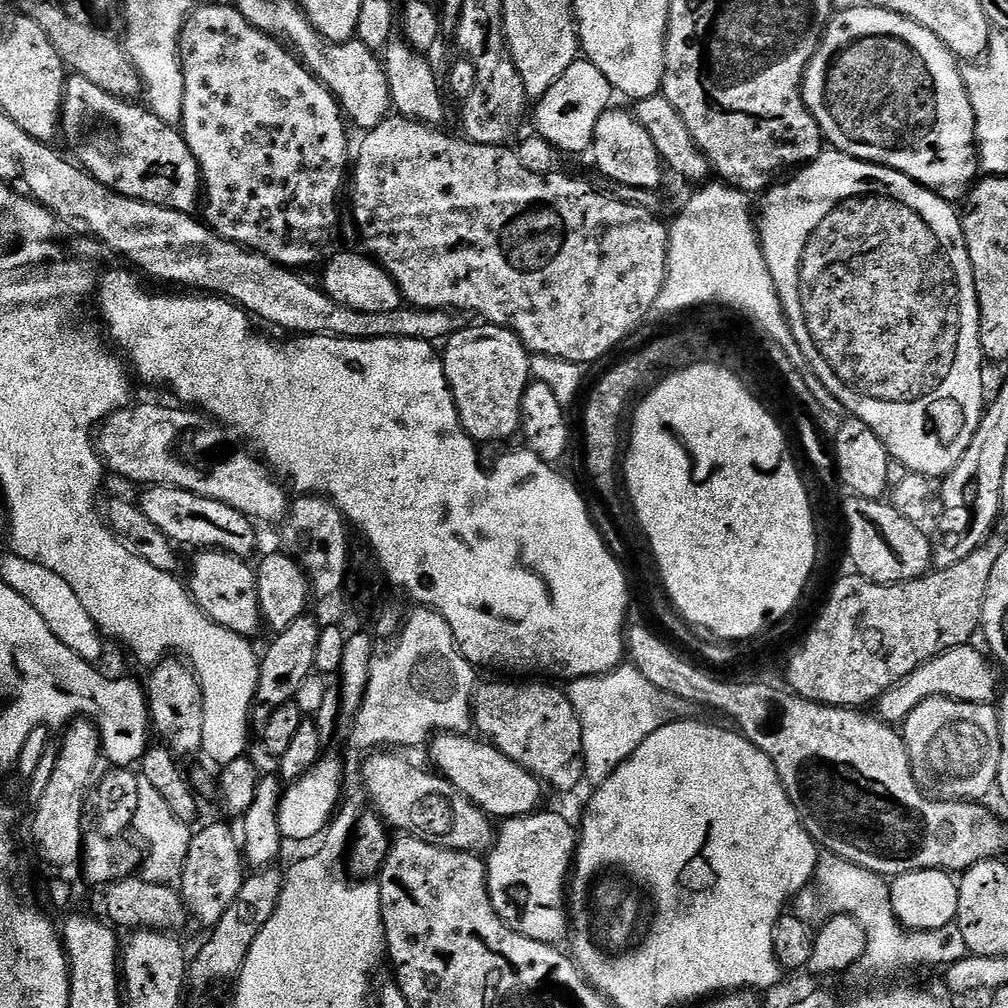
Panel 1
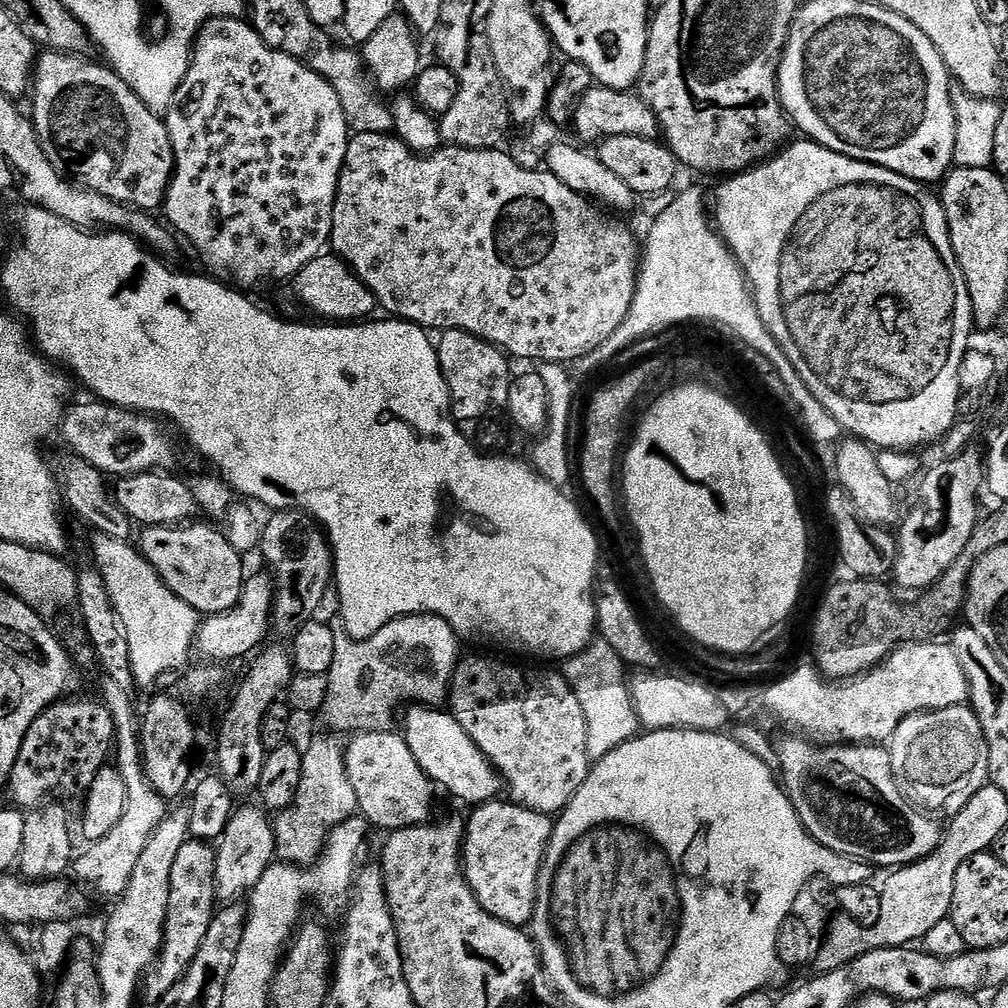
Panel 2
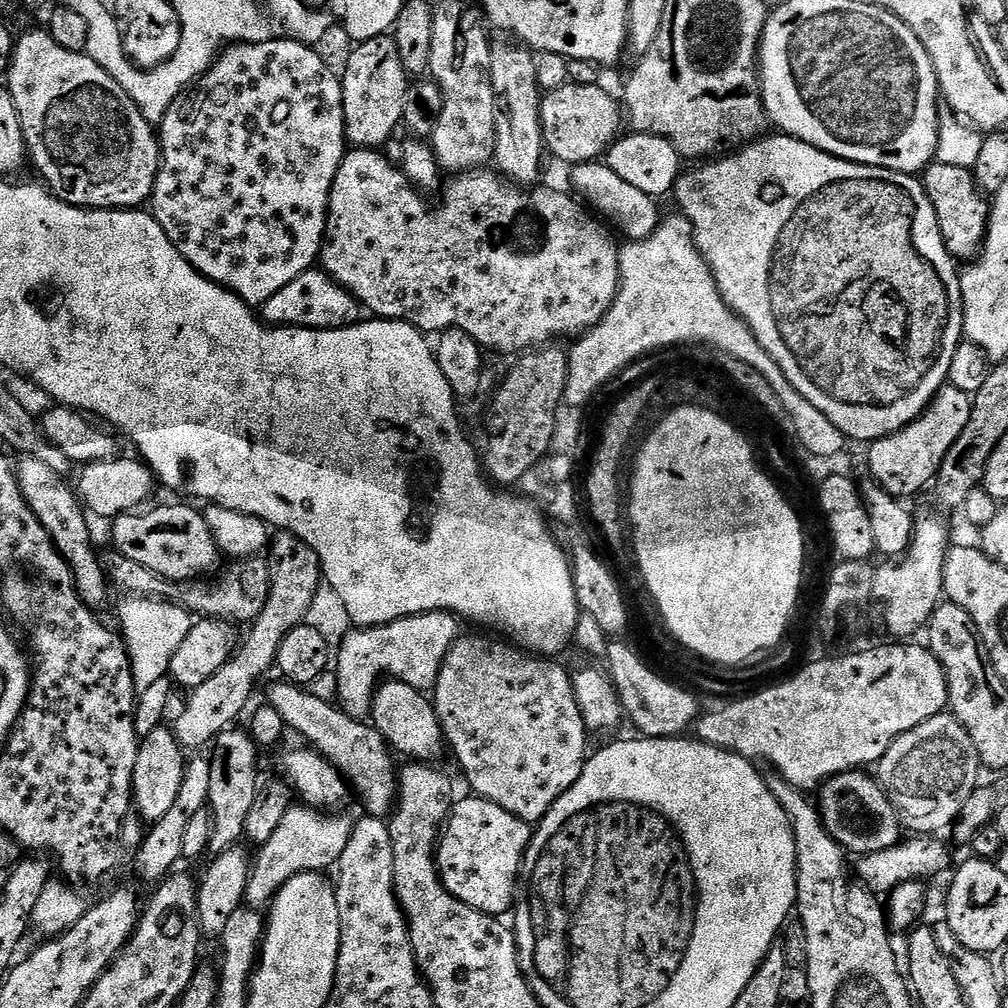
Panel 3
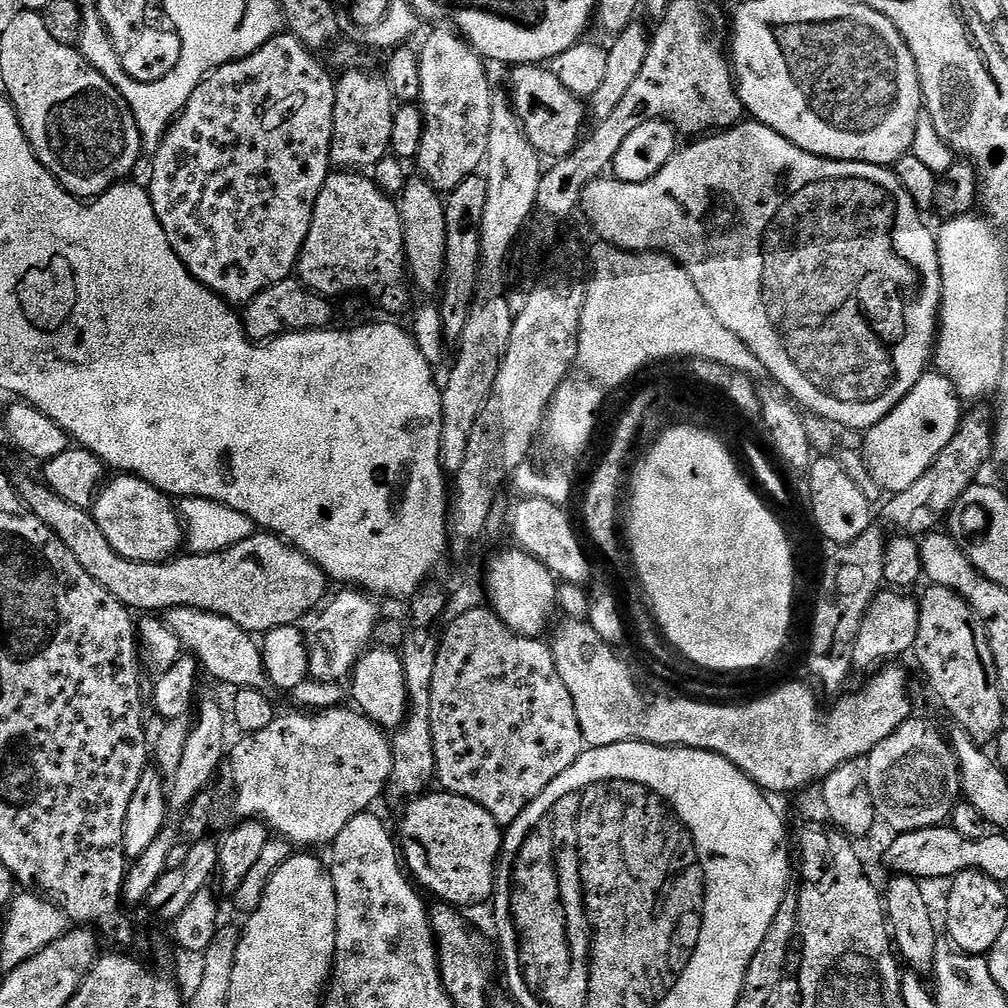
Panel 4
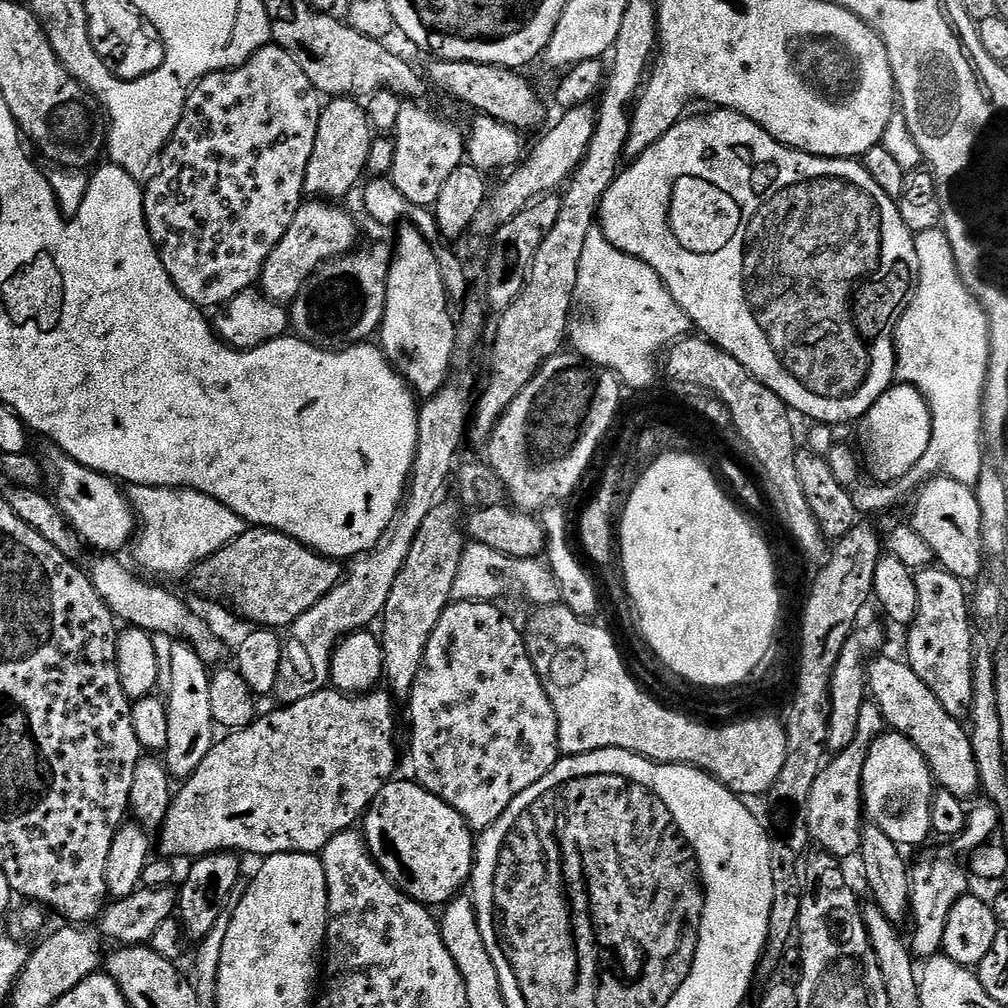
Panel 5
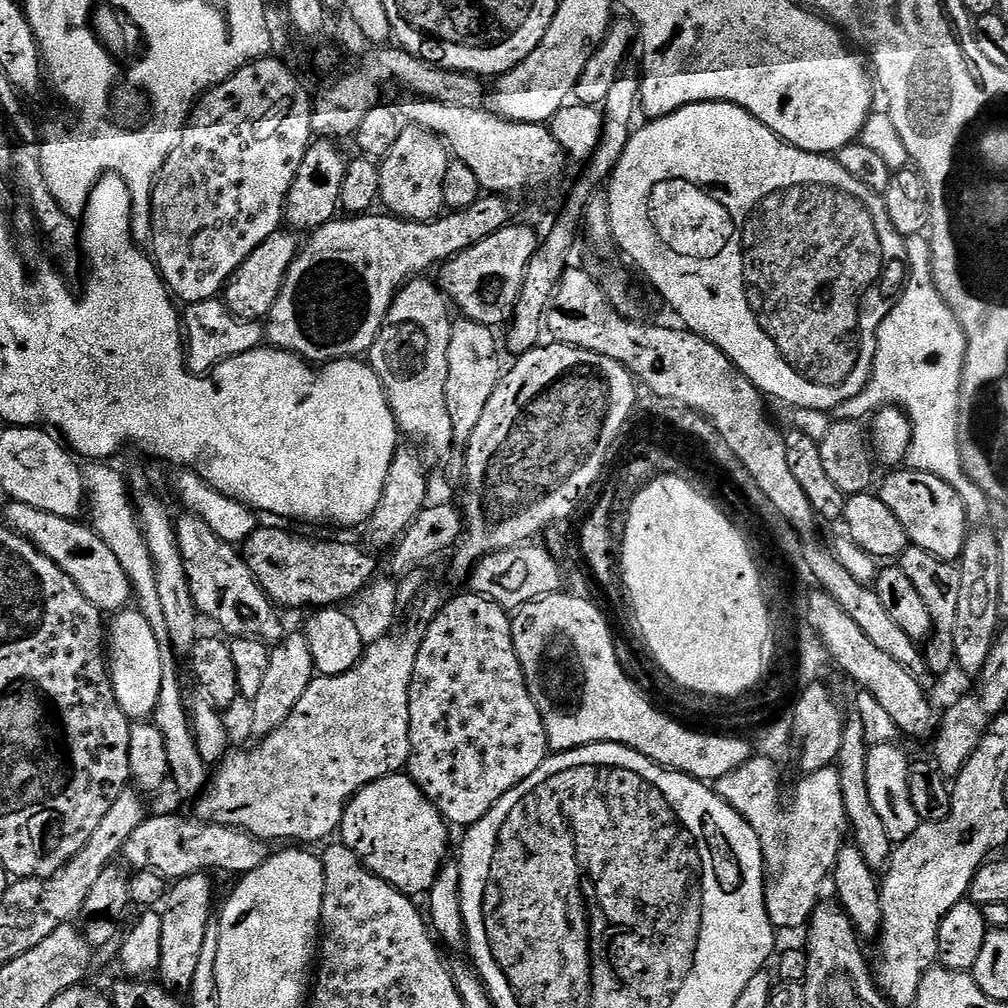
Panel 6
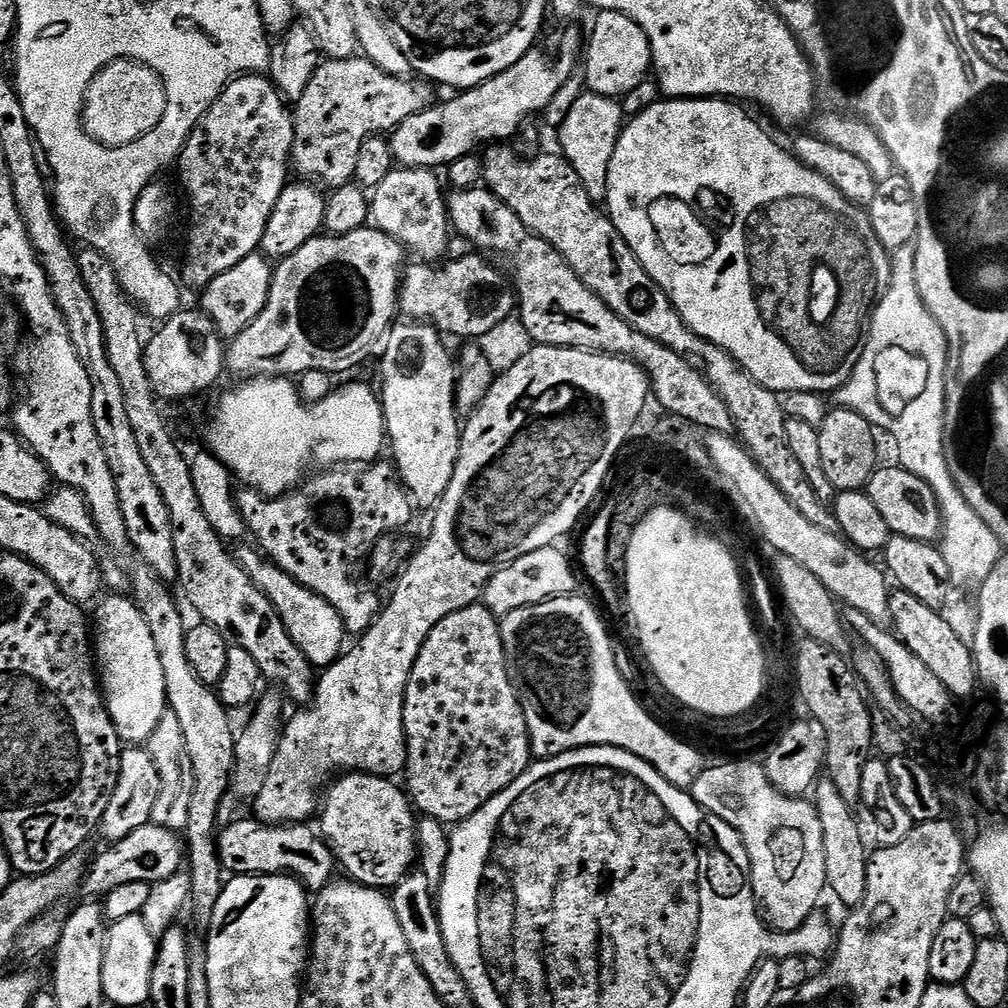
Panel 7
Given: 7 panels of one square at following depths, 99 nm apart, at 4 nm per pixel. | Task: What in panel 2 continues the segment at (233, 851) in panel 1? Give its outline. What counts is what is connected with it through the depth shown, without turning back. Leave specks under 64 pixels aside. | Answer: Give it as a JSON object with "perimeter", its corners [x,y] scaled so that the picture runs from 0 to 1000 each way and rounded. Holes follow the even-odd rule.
{"perimeter":[[[188,831],[179,845],[172,848],[171,859],[167,861],[168,880],[167,880],[167,920],[164,924],[163,938],[160,940],[159,951],[157,951],[153,965],[160,974],[162,979],[168,980],[178,975],[182,971],[184,964],[190,956],[195,944],[199,942],[200,935],[203,934],[204,927],[207,926],[210,918],[210,910],[214,898],[214,882],[212,874],[212,858],[214,858],[215,846],[213,842],[205,835]]]}

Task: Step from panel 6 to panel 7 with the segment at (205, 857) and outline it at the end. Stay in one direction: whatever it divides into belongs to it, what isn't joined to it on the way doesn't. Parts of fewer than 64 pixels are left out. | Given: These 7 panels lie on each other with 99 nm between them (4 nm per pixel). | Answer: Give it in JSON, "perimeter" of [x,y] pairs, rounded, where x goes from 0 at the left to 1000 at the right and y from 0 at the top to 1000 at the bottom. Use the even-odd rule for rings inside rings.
{"perimeter":[[[235,812],[228,817],[223,817],[217,822],[214,833],[214,843],[217,846],[218,856],[227,866],[236,869],[247,867],[261,867],[263,869],[277,869],[285,867],[294,870],[303,882],[316,883],[330,872],[331,850],[325,838],[313,824],[306,822],[305,816],[297,817],[259,817],[253,812],[241,813]],[[148,815],[138,819],[115,836],[108,836],[104,845],[96,847],[86,859],[86,864],[78,876],[77,885],[83,891],[103,891],[111,883],[125,875],[143,875],[155,878],[159,873],[167,872],[180,864],[181,833],[174,824],[161,818]]]}

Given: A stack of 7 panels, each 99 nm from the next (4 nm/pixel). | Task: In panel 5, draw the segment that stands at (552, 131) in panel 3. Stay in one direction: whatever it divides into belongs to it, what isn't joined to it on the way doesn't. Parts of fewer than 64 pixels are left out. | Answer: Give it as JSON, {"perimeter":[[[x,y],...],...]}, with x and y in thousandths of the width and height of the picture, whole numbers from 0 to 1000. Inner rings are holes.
{"perimeter":[[[434,59],[432,63],[423,70],[424,78],[430,84],[433,82],[435,86],[441,87],[450,98],[465,103],[469,112],[485,115],[513,129],[532,127],[539,121],[540,99],[535,89],[520,76],[519,70],[461,60]]]}

